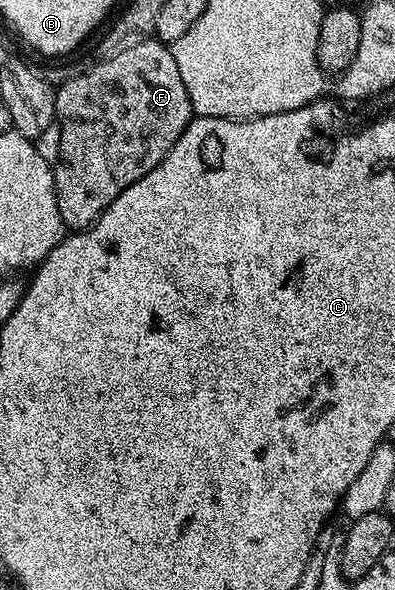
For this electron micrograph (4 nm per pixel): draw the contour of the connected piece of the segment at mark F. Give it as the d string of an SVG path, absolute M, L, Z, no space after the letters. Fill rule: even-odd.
M145 40L97 62L87 72L59 83L54 94L54 115L60 121L59 158L52 165L54 193L63 225L70 230L92 227L119 194L165 158L194 116L184 78L180 78L180 66L176 66L176 58L161 40Z

